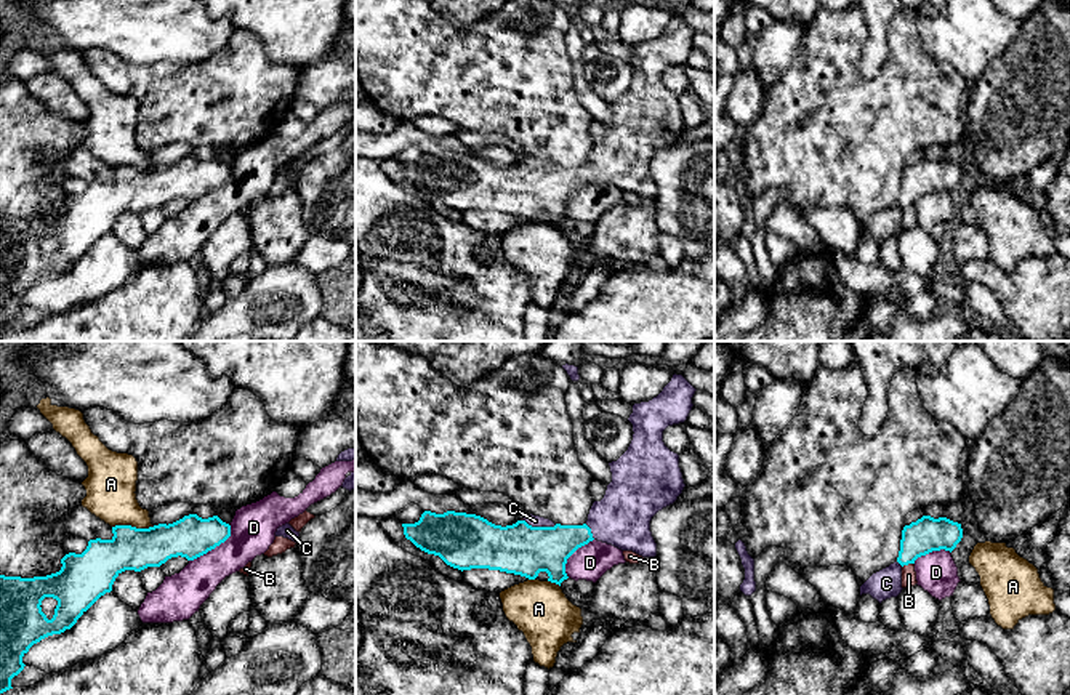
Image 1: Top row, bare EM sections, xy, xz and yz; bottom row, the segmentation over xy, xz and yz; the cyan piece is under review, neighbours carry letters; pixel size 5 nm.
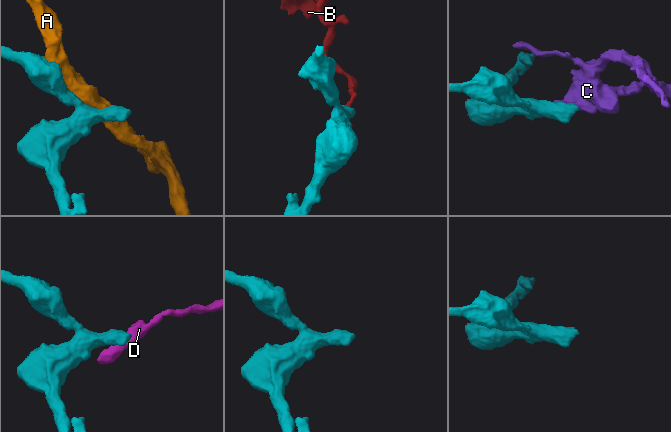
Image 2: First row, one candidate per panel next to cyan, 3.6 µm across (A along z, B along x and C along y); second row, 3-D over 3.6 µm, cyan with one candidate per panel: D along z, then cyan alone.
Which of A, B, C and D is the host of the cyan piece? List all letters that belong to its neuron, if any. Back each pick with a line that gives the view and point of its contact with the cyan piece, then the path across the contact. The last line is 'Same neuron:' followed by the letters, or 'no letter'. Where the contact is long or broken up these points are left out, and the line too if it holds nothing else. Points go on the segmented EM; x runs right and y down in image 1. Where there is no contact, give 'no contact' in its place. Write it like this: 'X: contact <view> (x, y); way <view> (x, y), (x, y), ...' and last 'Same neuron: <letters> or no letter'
C: contact xz (540, 527); way xz (522, 550), (540, 527), (535, 521)
Same neuron: C

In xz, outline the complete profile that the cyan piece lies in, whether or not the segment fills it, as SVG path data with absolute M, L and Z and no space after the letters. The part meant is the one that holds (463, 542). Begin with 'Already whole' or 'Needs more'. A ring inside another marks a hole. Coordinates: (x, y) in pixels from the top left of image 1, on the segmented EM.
Needs more. M674 373L657 397L633 405L628 418L633 440L617 461L609 463L612 482L604 498L593 503L583 525L561 525L527 514L501 527L476 514L424 511L418 522L402 524L405 538L461 572L489 568L529 580L546 572L548 581L559 586L569 578L567 559L593 540L655 557L650 520L686 487L679 455L665 445L663 431L687 420L695 391Z

